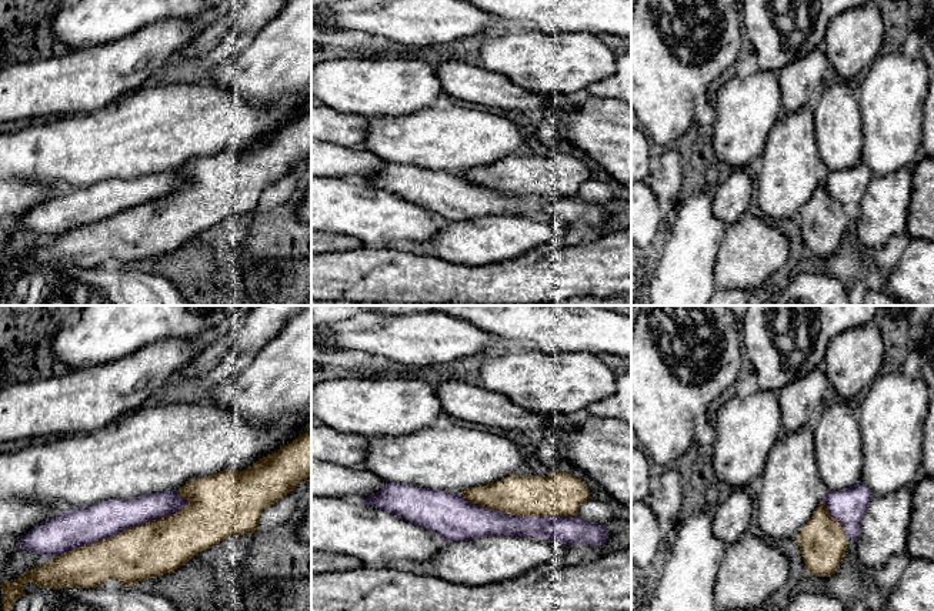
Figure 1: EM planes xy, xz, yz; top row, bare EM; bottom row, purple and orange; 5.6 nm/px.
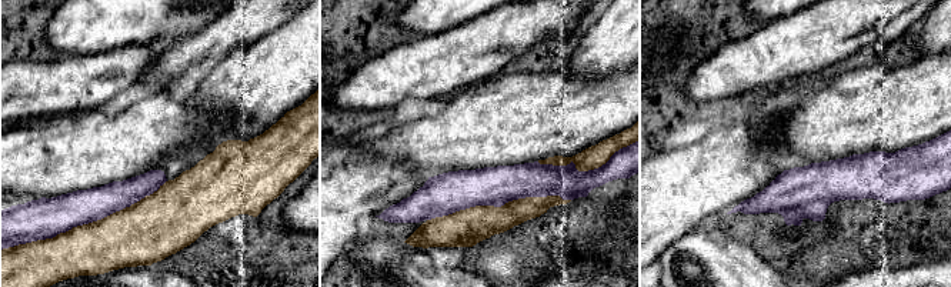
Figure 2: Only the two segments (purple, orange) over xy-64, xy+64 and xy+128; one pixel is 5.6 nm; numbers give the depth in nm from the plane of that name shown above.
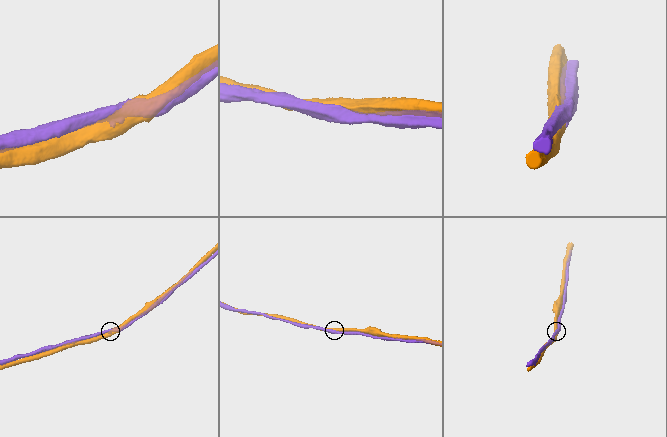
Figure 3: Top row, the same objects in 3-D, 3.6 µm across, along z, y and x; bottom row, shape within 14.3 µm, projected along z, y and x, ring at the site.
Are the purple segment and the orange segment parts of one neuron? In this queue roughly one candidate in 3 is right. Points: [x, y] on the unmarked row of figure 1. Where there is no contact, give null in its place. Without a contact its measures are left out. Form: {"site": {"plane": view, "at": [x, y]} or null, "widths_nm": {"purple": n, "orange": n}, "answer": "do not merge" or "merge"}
{"site": {"plane": "xy", "at": [120, 211]}, "widths_nm": {"purple": 220, "orange": 320}, "answer": "merge"}

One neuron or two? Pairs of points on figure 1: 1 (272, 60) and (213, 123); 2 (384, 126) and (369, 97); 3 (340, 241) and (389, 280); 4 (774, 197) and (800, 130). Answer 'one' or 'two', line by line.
1: two
2: two
3: two
4: one

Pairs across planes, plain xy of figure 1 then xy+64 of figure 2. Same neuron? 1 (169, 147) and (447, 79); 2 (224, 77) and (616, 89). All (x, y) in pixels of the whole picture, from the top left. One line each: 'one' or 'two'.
1: one
2: two

